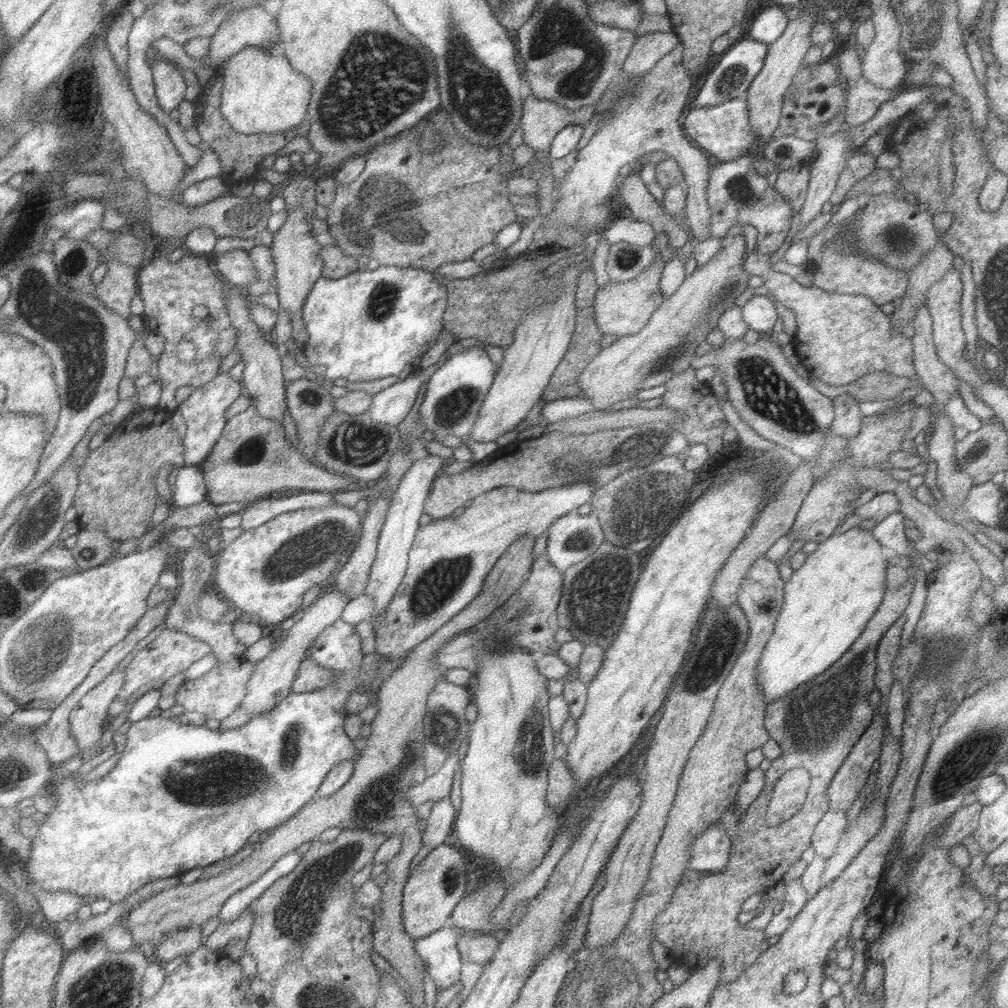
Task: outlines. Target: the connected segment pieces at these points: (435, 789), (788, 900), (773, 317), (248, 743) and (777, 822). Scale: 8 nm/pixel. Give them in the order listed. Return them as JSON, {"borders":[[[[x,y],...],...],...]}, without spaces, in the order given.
{"borders":[[[[457,752],[453,754],[447,764],[433,776],[433,778],[427,778],[423,784],[419,786],[413,786],[411,792],[409,792],[409,798],[411,798],[411,804],[415,808],[419,808],[421,804],[425,802],[441,802],[443,798],[449,798],[451,794],[451,788],[453,788],[453,778],[457,774],[457,768],[463,766],[463,752]]],[[[791,880],[785,886],[787,886],[787,896],[783,900],[781,910],[771,918],[771,922],[763,930],[765,940],[771,938],[771,936],[781,936],[789,928],[789,924],[795,920],[795,916],[801,912],[801,908],[805,906],[805,902],[809,900],[809,896],[807,896],[801,880]]],[[[753,296],[741,306],[743,312],[743,322],[747,324],[749,330],[765,336],[771,336],[773,324],[777,322],[777,304],[769,296]]],[[[339,620],[335,622],[331,628],[327,628],[319,640],[315,642],[315,646],[311,648],[309,656],[321,664],[323,668],[329,670],[337,670],[337,686],[329,686],[317,692],[307,692],[307,694],[291,694],[287,700],[283,700],[275,710],[253,718],[249,724],[245,724],[243,728],[235,728],[235,730],[211,730],[207,724],[203,726],[193,726],[193,724],[181,724],[177,718],[165,718],[165,714],[157,716],[157,718],[145,718],[137,724],[133,724],[127,732],[127,748],[121,754],[117,766],[113,768],[111,774],[107,774],[105,778],[99,780],[87,780],[85,776],[71,776],[65,778],[59,786],[55,786],[55,808],[51,810],[47,822],[41,826],[41,836],[37,836],[33,840],[33,852],[31,852],[31,860],[25,862],[27,864],[27,876],[29,882],[33,882],[35,886],[47,890],[47,892],[73,892],[79,896],[93,896],[97,900],[105,898],[111,900],[113,904],[121,904],[123,900],[127,900],[129,896],[133,896],[135,892],[139,892],[143,886],[157,882],[161,878],[171,878],[171,876],[181,876],[193,868],[207,868],[213,866],[217,862],[225,862],[227,858],[233,858],[235,854],[239,854],[243,848],[249,846],[249,838],[253,834],[271,834],[275,830],[279,830],[283,824],[287,824],[289,820],[293,820],[295,816],[299,816],[299,812],[303,812],[303,808],[307,808],[319,794],[319,790],[323,788],[323,782],[327,780],[327,776],[331,776],[331,770],[347,760],[357,760],[359,758],[359,750],[353,744],[353,738],[347,734],[347,718],[351,714],[351,710],[347,708],[351,696],[357,692],[357,688],[361,688],[361,670],[363,670],[363,660],[367,656],[363,656],[363,648],[365,644],[361,642],[361,636],[357,634],[355,624],[349,624],[347,620]]],[[[793,768],[783,772],[773,788],[771,802],[765,812],[765,826],[781,826],[785,820],[795,818],[807,800],[811,776],[805,768]]]]}

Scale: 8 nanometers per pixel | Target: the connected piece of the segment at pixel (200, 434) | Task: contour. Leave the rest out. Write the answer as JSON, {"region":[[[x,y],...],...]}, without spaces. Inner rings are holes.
{"region":[[[227,372],[227,374],[219,374],[207,386],[195,388],[193,396],[185,404],[177,406],[177,410],[181,412],[181,416],[185,418],[185,424],[187,424],[187,436],[183,440],[185,448],[187,448],[187,466],[201,466],[209,460],[209,456],[213,454],[215,446],[223,438],[223,432],[229,424],[229,420],[225,420],[225,414],[227,414],[229,406],[241,394],[243,394],[241,384],[235,382],[235,378],[231,378],[231,372]]]}

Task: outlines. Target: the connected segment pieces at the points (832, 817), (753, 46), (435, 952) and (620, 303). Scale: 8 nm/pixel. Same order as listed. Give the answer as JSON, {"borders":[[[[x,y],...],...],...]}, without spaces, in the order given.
{"borders":[[[[825,812],[825,816],[815,826],[815,834],[811,838],[811,846],[815,856],[821,856],[823,860],[829,860],[837,848],[837,842],[841,840],[841,834],[845,832],[847,812]]],[[[741,40],[741,42],[733,42],[721,56],[721,60],[715,64],[715,68],[707,74],[705,82],[701,84],[697,96],[695,96],[695,102],[693,106],[695,108],[715,108],[715,106],[721,106],[723,102],[729,102],[733,98],[741,98],[745,96],[745,92],[749,90],[751,82],[755,80],[755,76],[761,72],[763,68],[763,62],[765,62],[765,56],[767,56],[767,50],[769,46],[767,44],[761,44],[757,40]]],[[[447,926],[447,928],[441,928],[439,932],[427,936],[427,938],[421,938],[417,940],[417,952],[423,956],[425,964],[427,964],[427,972],[431,974],[433,982],[437,984],[437,994],[439,990],[445,990],[445,988],[453,988],[459,980],[461,980],[461,962],[463,962],[463,954],[461,954],[461,948],[459,948],[459,930],[453,928],[453,926]]],[[[655,250],[655,252],[657,252],[655,262],[639,278],[635,278],[631,282],[613,282],[611,280],[597,292],[597,300],[595,300],[597,314],[595,316],[597,316],[597,326],[605,336],[625,338],[625,336],[639,334],[651,322],[651,314],[661,306],[663,296],[659,290],[659,278],[661,278],[665,262],[661,262],[659,250]]]]}

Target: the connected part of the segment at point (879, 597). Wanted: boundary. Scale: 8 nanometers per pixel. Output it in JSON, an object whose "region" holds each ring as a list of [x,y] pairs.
{"region":[[[853,526],[843,534],[833,534],[831,538],[823,540],[811,552],[811,556],[807,556],[805,564],[799,570],[793,570],[793,576],[783,586],[785,602],[781,614],[775,620],[773,636],[765,644],[761,660],[757,664],[757,682],[767,706],[791,692],[797,684],[807,682],[815,674],[831,668],[831,664],[835,664],[835,660],[839,660],[847,652],[847,648],[851,648],[851,644],[865,630],[867,622],[885,598],[885,570],[889,568],[889,564],[891,562],[881,554],[881,544],[875,540],[873,532]]]}

